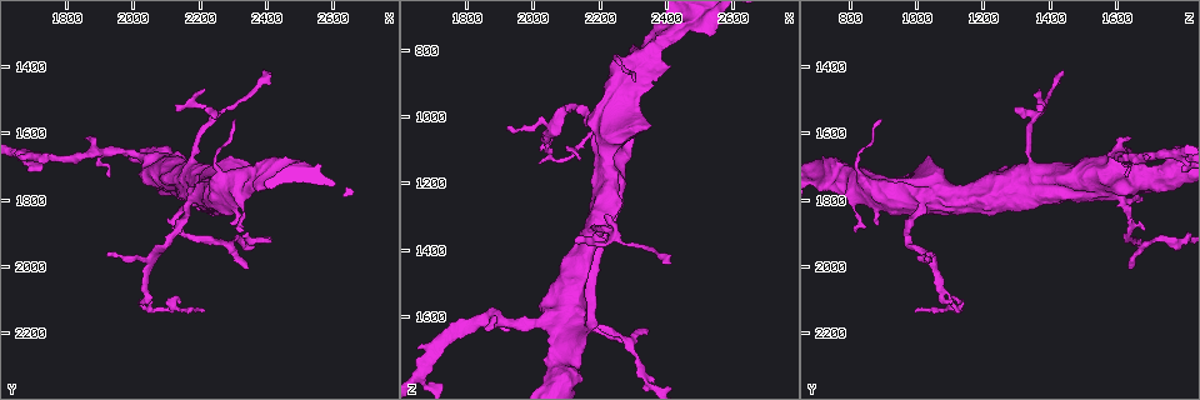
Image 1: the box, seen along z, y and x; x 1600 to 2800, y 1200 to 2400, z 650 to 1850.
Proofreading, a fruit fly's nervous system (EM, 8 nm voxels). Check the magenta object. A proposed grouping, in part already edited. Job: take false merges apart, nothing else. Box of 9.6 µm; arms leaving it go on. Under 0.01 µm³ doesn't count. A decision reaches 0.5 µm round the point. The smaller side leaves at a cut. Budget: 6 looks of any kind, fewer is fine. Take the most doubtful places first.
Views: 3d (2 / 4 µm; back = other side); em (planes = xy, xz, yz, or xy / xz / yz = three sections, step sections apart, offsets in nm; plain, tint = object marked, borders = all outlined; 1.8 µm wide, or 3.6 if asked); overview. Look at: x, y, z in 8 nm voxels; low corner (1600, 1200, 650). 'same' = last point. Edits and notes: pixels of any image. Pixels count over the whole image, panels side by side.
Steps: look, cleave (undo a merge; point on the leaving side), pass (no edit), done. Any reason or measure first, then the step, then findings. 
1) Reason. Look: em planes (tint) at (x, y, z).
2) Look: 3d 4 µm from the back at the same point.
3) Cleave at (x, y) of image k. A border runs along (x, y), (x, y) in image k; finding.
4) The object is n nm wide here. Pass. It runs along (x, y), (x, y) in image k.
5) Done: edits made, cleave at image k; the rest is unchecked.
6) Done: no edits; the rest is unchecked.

Look: 3d 2 µm at (2250, 1550, 1360).

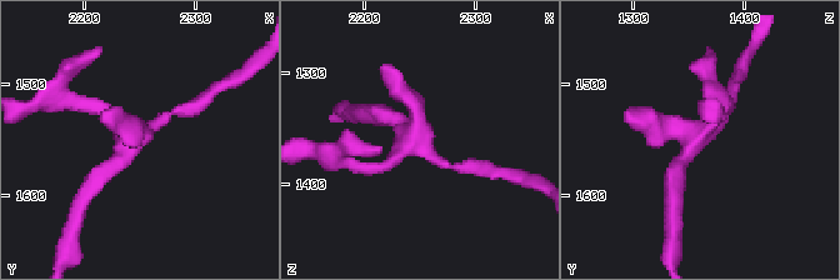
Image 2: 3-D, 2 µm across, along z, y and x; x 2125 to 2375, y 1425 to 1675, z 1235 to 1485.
Look: em xz step 4 (plain) at (2246, 1550, 1354).

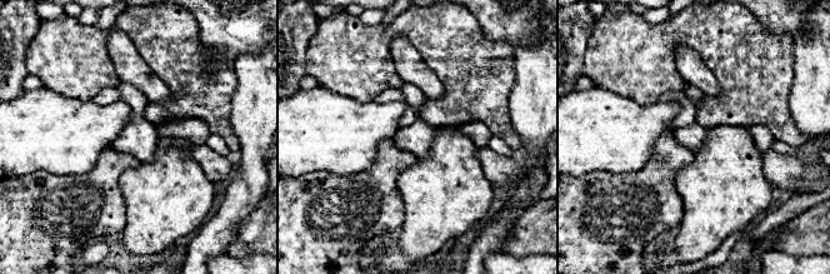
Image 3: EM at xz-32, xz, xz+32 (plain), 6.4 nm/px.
What lies round it. Look: em xz step 4 (borders) at the same point.

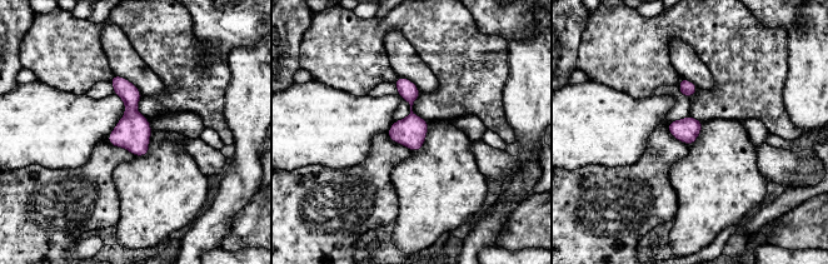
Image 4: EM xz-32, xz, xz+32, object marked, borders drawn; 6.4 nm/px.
Pass. All the same neuron.

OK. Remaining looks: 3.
Branch point. Look: em 3.6 µm planes (tint) at (2230, 1790, 1000).

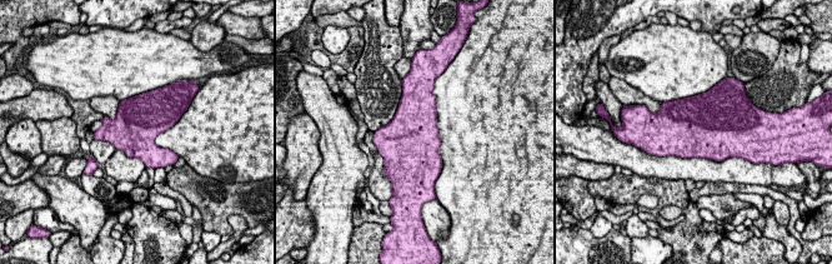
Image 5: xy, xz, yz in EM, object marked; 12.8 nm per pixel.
Pass. All the same neuron.

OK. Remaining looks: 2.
Sharp bend. Look: 3d 4 µm at (2080, 2120, 1130).

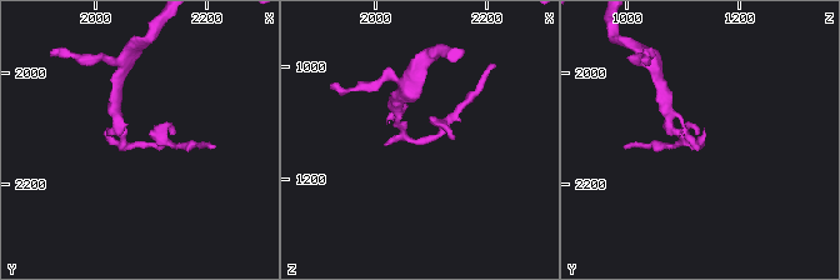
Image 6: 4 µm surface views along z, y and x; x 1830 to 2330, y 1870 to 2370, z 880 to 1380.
Look: em planes (tint) at (2080, 2125, 1130).

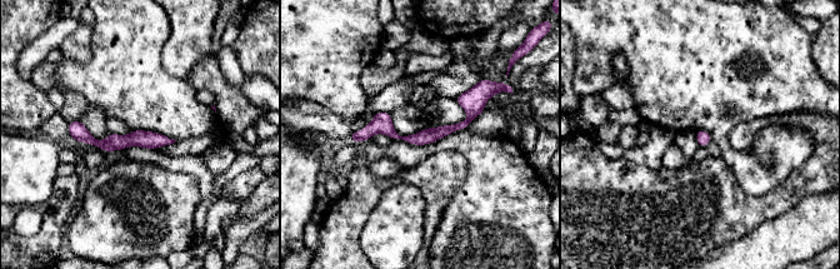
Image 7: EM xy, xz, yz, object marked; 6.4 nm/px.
Pass. All the same neuron.

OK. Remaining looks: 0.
Done: no edits; the rest is unchecked.

